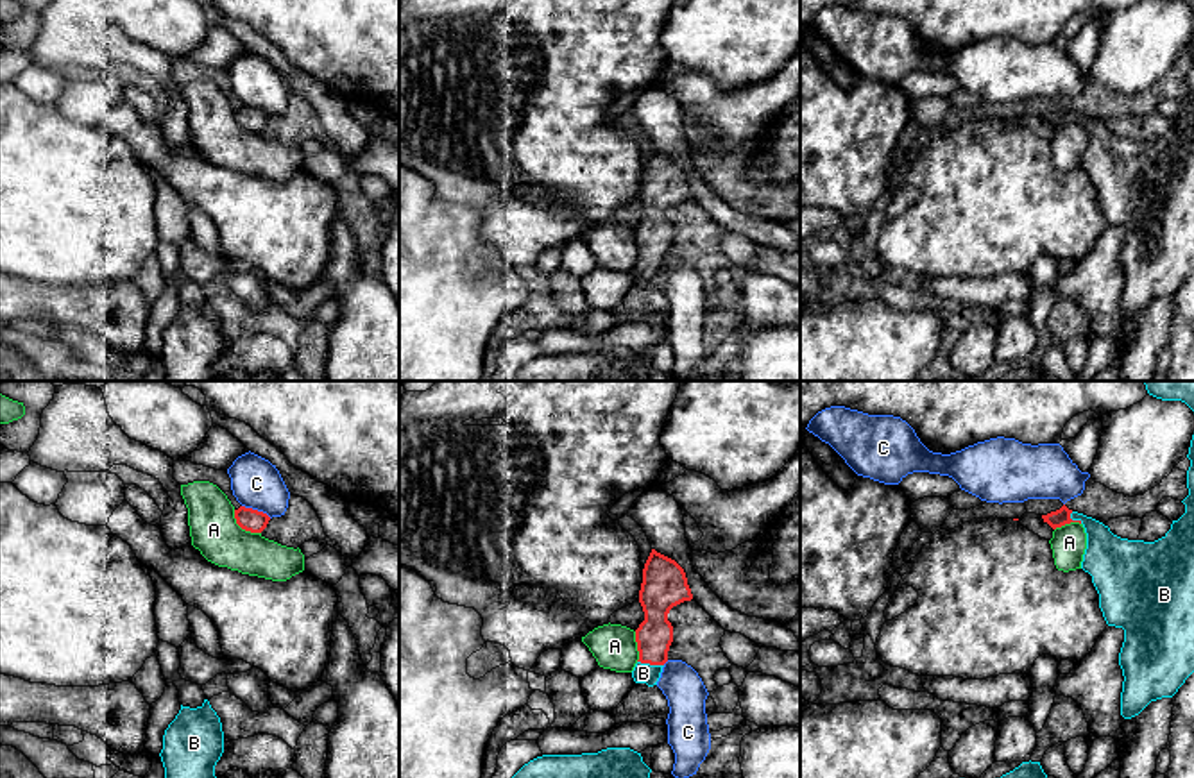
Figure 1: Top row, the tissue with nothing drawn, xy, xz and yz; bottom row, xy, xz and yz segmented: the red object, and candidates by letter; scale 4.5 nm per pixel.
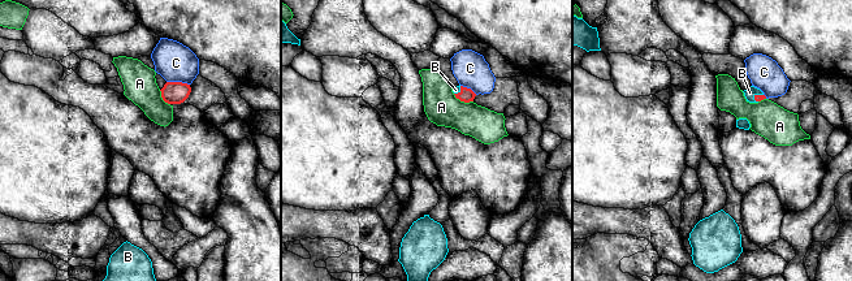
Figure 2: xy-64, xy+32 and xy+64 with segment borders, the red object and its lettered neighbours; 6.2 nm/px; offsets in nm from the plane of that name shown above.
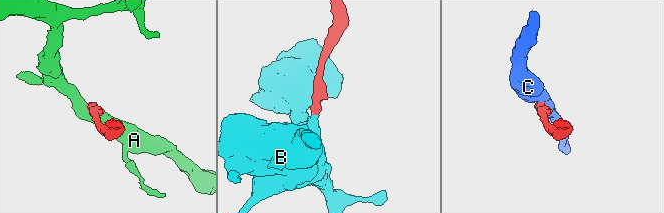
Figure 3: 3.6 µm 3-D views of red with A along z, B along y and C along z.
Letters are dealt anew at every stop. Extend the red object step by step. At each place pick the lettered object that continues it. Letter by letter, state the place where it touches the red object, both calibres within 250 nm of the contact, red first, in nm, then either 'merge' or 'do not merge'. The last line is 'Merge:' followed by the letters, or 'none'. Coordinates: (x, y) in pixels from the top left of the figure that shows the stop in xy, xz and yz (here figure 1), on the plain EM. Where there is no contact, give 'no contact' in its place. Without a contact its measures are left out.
A: meets red in xy at (242, 127); 100 nm thick on the red side, 220 nm on the other; do not merge
B: meets red in xz at (650, 263); 160 nm thick on the red side, 100 nm on the other; merge
C: meets red in xy at (256, 109); 100 nm thick on the red side, 220 nm on the other; do not merge
Merge: B

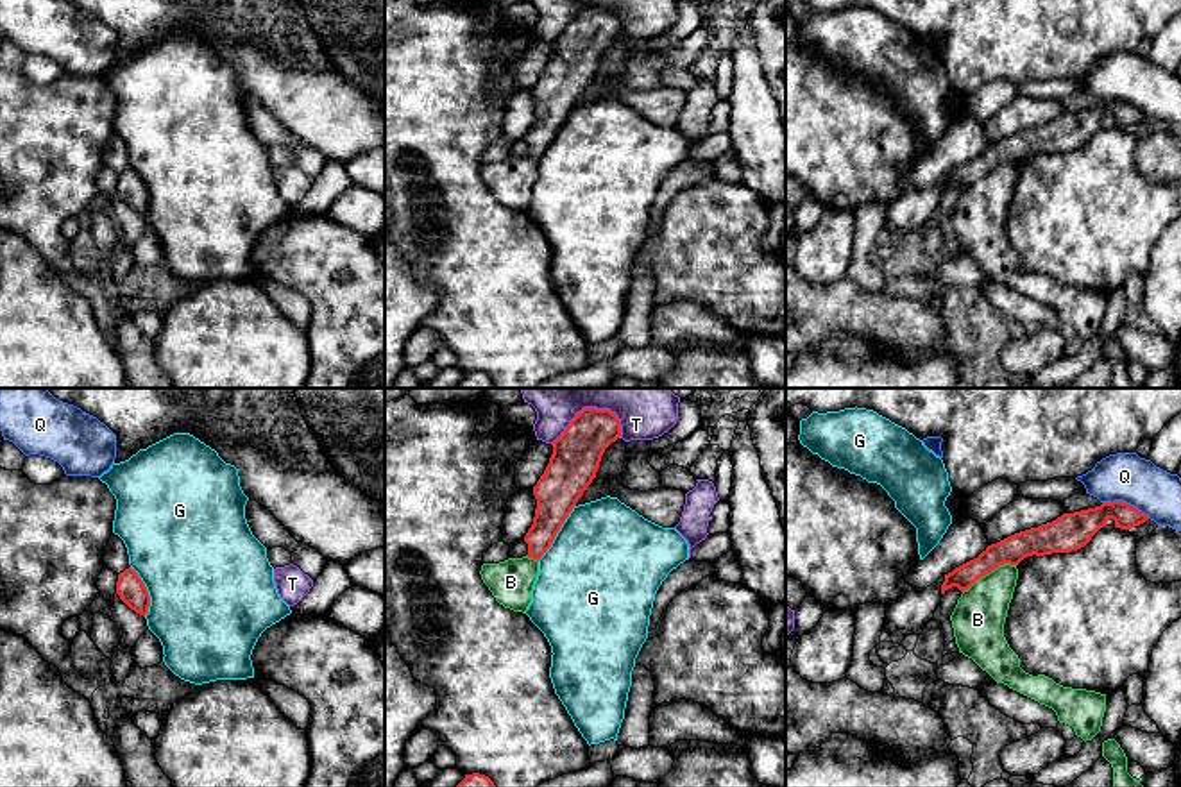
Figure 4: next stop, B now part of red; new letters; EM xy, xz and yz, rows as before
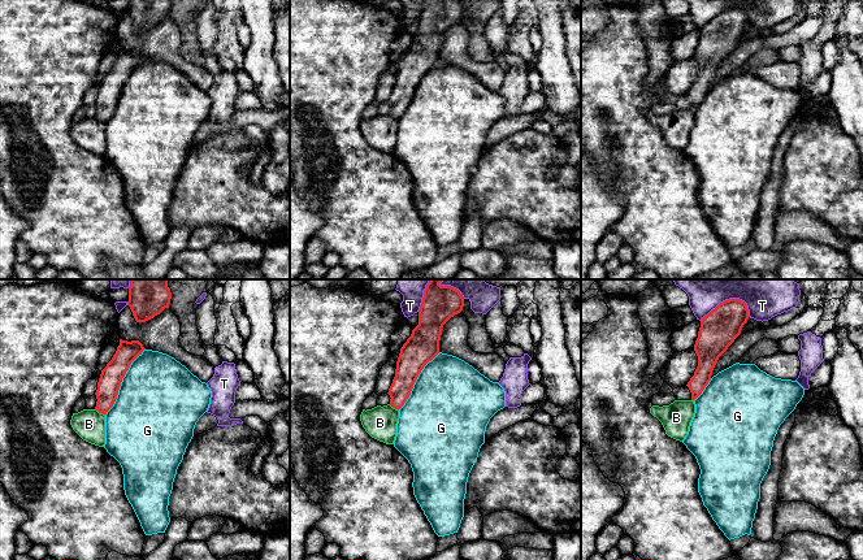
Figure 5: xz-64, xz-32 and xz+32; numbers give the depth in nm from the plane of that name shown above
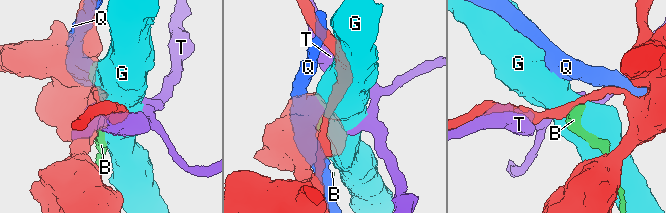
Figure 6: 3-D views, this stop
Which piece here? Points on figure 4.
B: meets red in yz at (988, 172); 120 nm thick on the red side, 240 nm on the other; do not merge
G: meets red in xz at (557, 131); 200 nm thick on the red side, 500 nm on the other; do not merge
Q: meets red in yz at (1126, 102); 150 nm thick on the red side, 220 nm on the other; do not merge
T: meets red in xz at (586, 8); 220 nm thick on the red side, 180 nm on the other; do not merge
Merge: none

